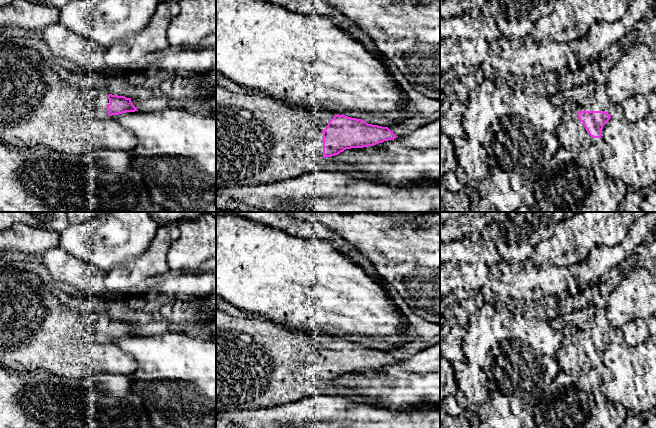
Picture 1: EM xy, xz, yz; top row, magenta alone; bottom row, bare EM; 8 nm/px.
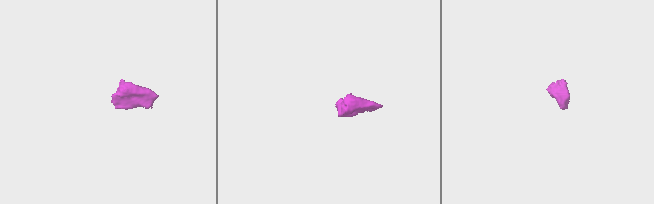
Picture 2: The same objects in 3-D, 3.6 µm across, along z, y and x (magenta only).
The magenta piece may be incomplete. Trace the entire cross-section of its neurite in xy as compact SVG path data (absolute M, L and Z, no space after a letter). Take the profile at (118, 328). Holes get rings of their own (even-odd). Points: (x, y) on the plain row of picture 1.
M0 263L0 366L4 366L17 371L41 369L53 375L69 378L91 378L105 374L132 376L139 368L138 361L134 356L123 352L117 345L113 343L113 340L135 335L138 334L133 329L131 322L112 319L107 316L96 314L90 310L82 312L71 309L57 300L56 296L51 291L51 287L45 284L38 274L20 270L8 263Z

